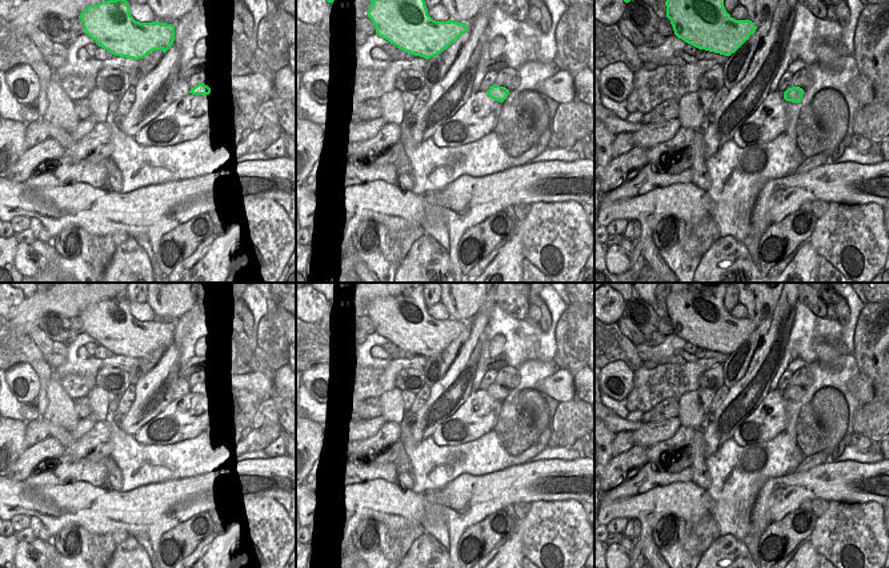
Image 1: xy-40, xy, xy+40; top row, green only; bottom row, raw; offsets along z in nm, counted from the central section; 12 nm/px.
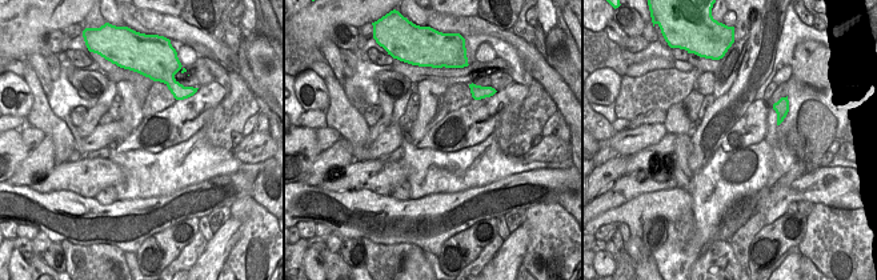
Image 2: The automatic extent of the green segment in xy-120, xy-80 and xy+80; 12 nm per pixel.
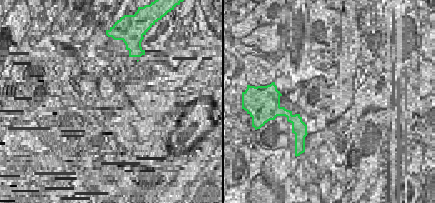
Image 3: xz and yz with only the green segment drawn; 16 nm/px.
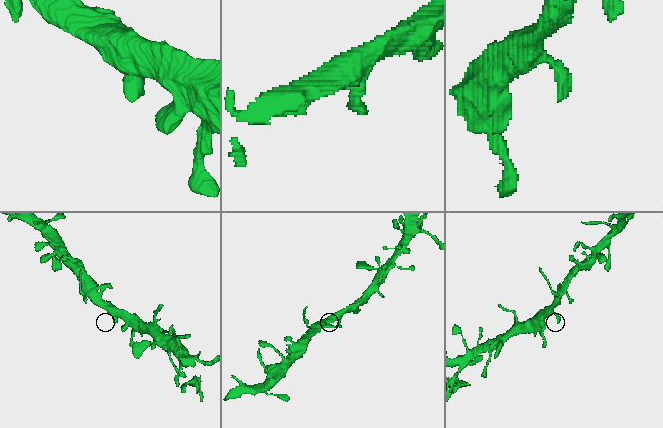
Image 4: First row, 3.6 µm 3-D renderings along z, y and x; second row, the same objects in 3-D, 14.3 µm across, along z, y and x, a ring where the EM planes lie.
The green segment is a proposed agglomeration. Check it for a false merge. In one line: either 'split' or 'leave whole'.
leave whole

